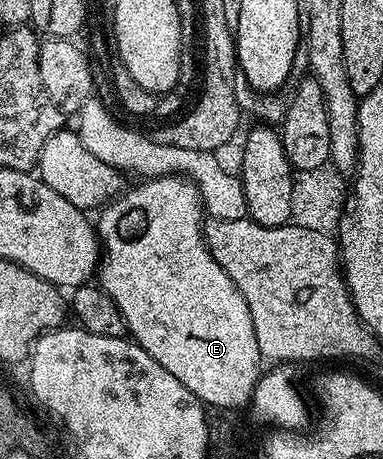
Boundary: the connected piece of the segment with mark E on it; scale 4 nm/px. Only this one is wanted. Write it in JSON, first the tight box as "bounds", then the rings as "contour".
{"bounds":[97,176,261,409],"contour":[[[158,176],[155,180],[144,179],[136,184],[139,184],[136,188],[128,187],[98,213],[100,216],[99,220],[97,219],[97,239],[101,245],[101,259],[97,269],[97,283],[111,295],[113,302],[117,302],[127,323],[130,339],[140,344],[153,358],[157,358],[157,362],[161,362],[161,366],[165,366],[165,370],[169,370],[169,374],[173,374],[177,382],[184,384],[197,399],[203,401],[204,405],[242,409],[242,404],[247,406],[252,403],[255,384],[258,383],[261,375],[257,334],[253,330],[253,318],[249,314],[249,306],[245,306],[245,298],[241,298],[241,290],[233,286],[233,278],[229,278],[229,274],[225,274],[225,270],[217,266],[217,258],[209,254],[207,241],[203,235],[205,209],[197,186],[193,181],[181,176]]]}

